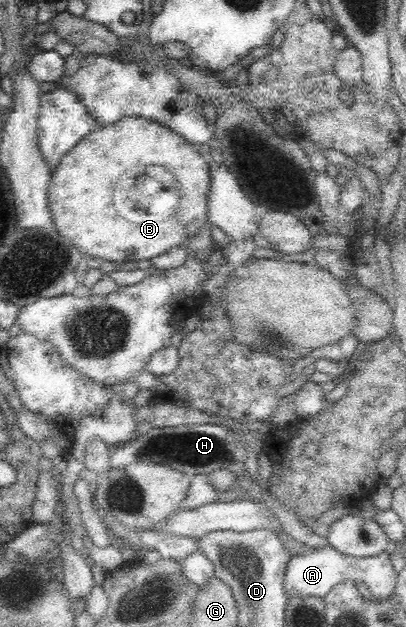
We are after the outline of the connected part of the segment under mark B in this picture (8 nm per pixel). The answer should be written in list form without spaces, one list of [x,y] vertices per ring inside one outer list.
[[[124,117],[119,121],[113,122],[111,125],[100,127],[98,130],[92,130],[82,140],[76,143],[62,158],[54,170],[48,184],[48,207],[52,212],[53,226],[56,230],[68,238],[82,254],[86,256],[94,256],[94,258],[102,258],[101,262],[115,262],[118,265],[131,261],[133,263],[140,260],[152,260],[155,256],[166,254],[171,248],[182,247],[187,241],[195,236],[199,229],[209,223],[208,211],[208,188],[210,188],[210,167],[209,161],[198,153],[196,148],[180,136],[178,133],[142,117]]]

